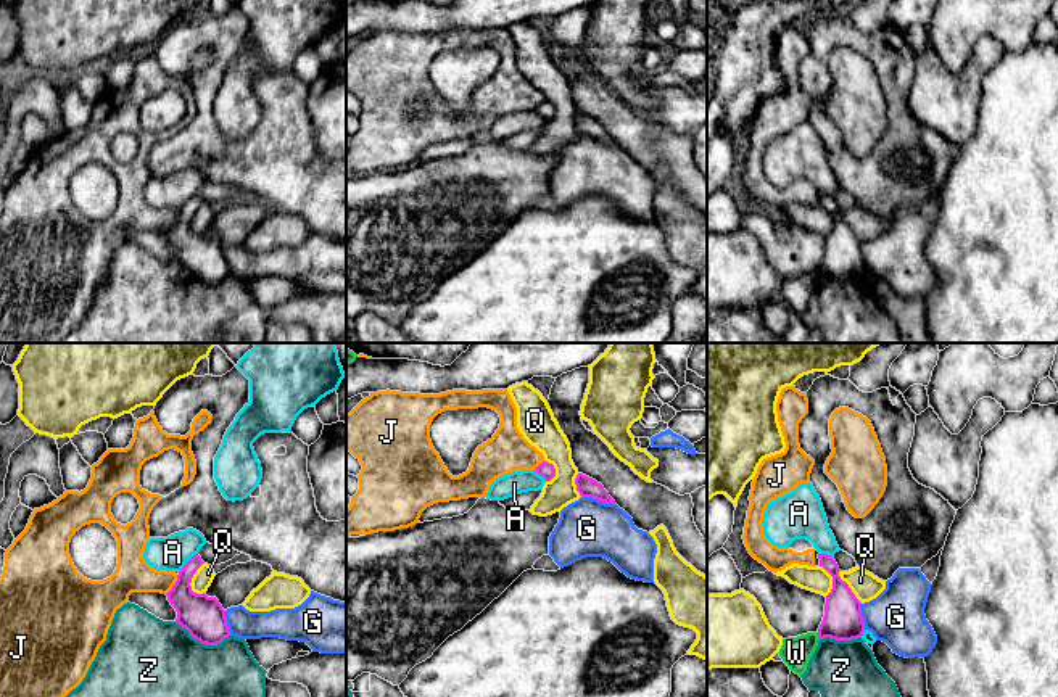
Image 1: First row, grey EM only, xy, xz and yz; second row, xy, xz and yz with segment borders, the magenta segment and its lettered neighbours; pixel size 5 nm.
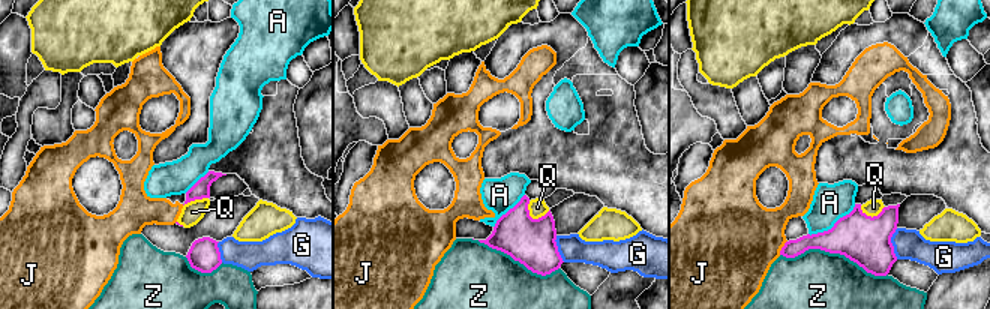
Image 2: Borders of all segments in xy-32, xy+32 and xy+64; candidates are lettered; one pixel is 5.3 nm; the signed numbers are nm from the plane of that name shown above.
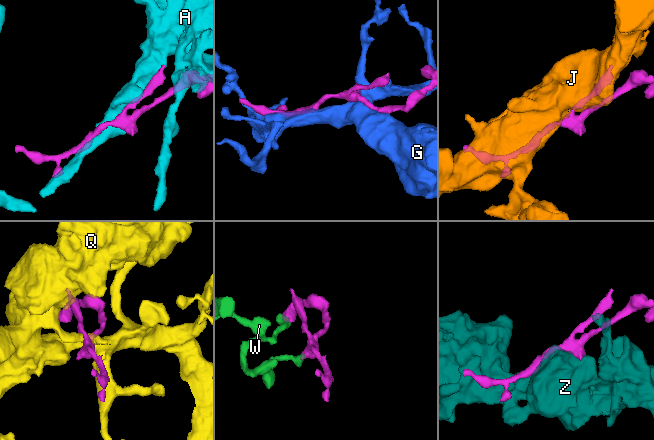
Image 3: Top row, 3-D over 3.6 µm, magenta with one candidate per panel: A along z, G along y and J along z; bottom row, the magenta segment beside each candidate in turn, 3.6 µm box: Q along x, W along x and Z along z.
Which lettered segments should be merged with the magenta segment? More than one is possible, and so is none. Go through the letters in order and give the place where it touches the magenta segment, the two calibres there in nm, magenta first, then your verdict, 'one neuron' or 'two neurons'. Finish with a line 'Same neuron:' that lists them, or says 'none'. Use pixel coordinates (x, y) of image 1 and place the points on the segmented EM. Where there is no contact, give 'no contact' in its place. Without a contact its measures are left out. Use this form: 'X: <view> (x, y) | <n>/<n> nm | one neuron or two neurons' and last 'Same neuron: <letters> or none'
A: xy (187, 562) | 180/170 nm | two neurons
G: xz (598, 499) | 100/280 nm | two neurons
J: xy (174, 585) | 220/180 nm | two neurons
Q: xy (192, 577) | 220/100 nm | two neurons
W: yz (818, 636) | 200/160 nm | two neurons
Z: xy (202, 643) | 220/380 nm | two neurons
Same neuron: none

